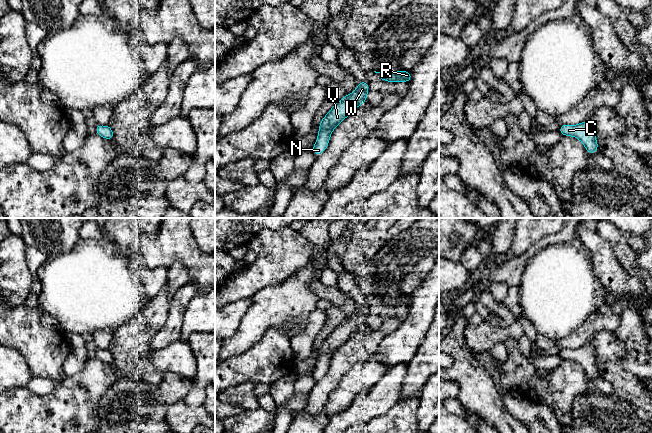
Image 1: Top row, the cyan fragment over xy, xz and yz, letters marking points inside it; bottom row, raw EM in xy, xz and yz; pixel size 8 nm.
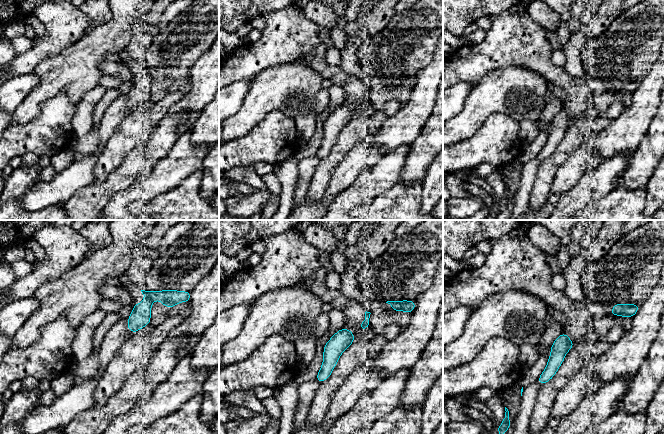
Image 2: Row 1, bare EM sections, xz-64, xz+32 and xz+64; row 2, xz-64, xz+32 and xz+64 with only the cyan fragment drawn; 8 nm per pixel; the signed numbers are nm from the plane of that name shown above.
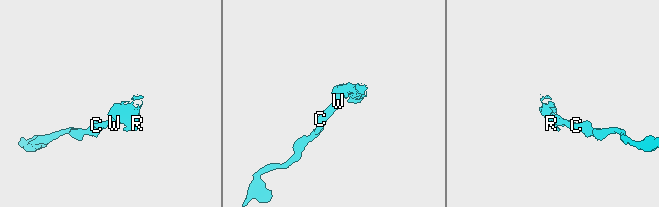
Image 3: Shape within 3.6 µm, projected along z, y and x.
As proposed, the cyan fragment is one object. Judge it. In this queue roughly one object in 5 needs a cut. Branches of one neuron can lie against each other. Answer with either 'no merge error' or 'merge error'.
no merge error

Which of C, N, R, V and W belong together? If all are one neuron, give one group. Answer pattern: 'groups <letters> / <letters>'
groups C N R V W

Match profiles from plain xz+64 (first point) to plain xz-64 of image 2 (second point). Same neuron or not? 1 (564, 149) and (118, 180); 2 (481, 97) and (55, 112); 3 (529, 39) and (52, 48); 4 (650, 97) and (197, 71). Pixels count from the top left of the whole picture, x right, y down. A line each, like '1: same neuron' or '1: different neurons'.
1: different neurons
2: different neurons
3: same neuron
4: same neuron

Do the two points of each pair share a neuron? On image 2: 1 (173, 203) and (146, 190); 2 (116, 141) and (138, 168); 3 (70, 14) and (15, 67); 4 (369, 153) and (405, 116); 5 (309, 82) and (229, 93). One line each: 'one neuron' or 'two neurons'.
1: two neurons
2: two neurons
3: one neuron
4: two neurons
5: two neurons

